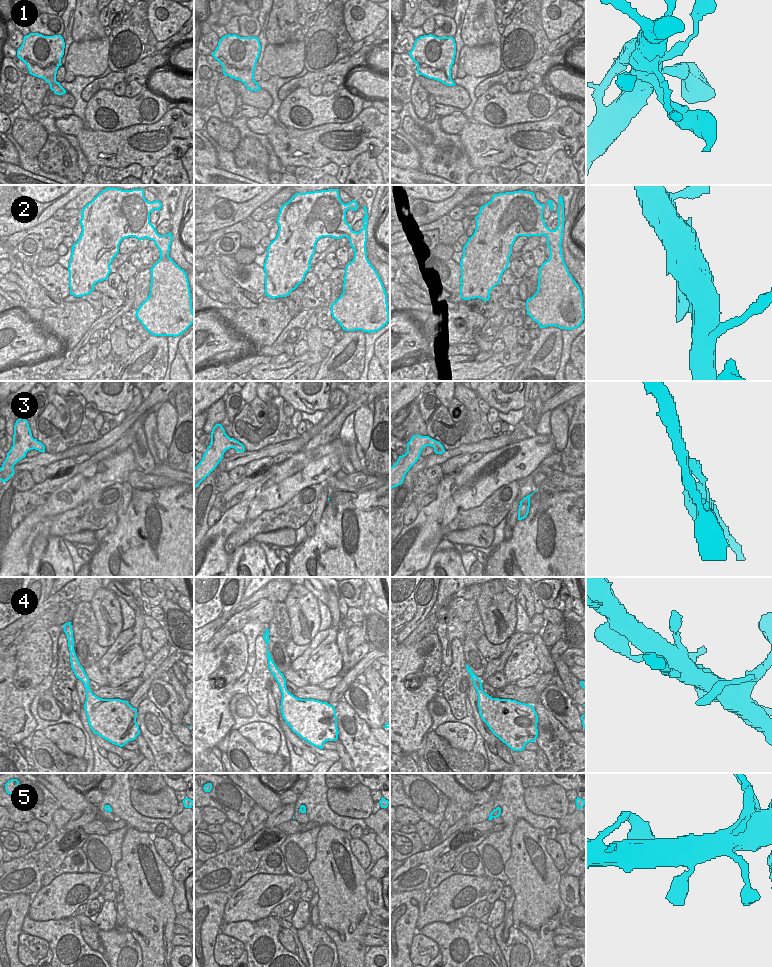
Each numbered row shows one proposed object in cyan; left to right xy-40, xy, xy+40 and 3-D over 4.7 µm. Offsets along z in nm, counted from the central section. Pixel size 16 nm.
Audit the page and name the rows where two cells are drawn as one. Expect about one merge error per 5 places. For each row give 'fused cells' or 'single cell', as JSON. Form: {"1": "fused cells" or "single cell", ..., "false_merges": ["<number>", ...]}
{"1": "single cell", "2": "single cell", "3": "single cell", "4": "single cell", "5": "single cell", "false_merges": []}

